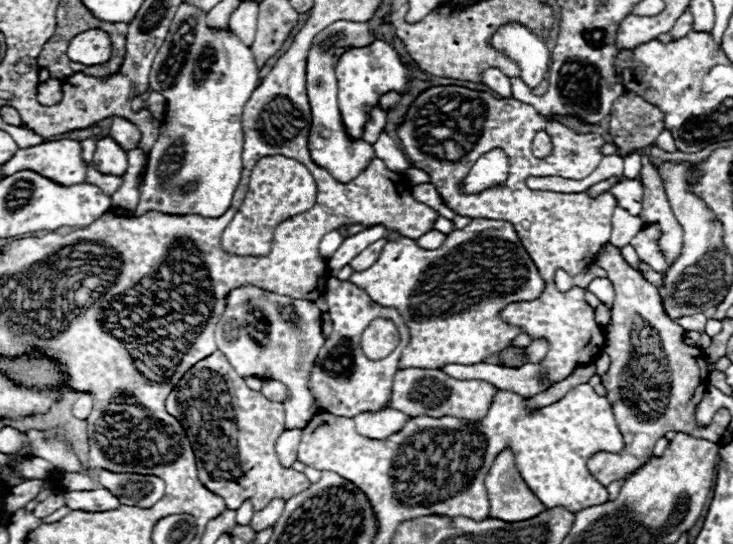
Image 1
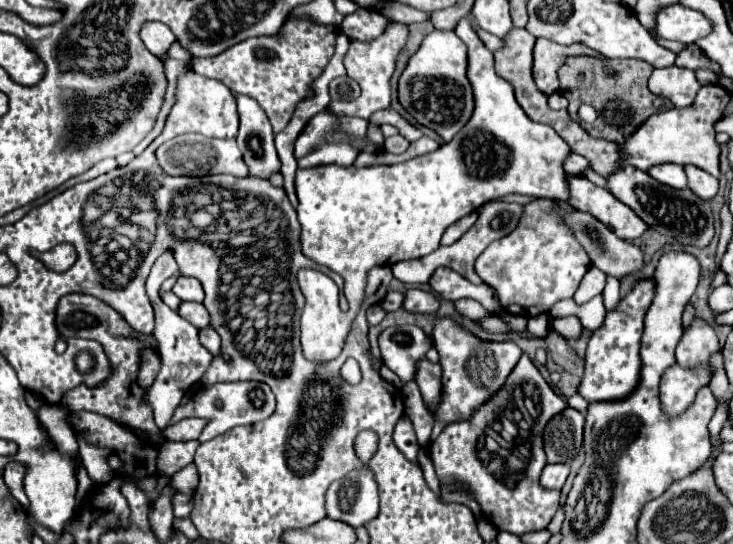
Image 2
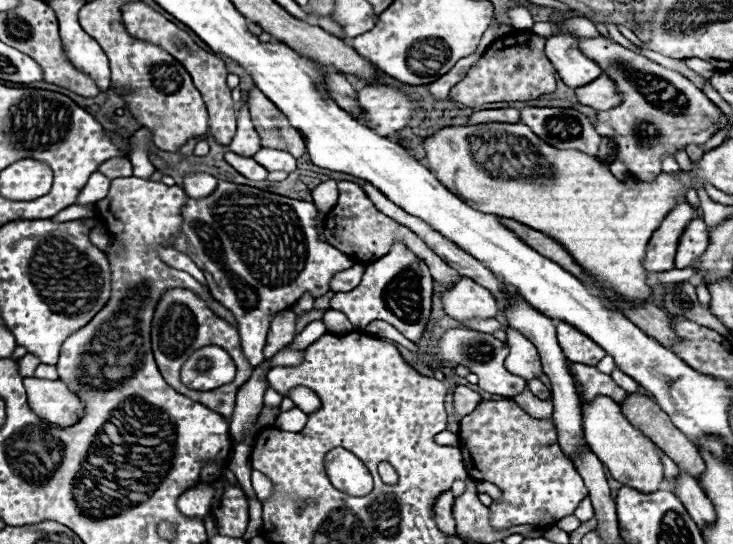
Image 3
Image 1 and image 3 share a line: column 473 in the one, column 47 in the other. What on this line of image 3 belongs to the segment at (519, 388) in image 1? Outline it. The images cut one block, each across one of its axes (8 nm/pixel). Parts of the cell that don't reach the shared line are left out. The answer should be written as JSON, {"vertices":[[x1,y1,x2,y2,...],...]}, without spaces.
{"vertices":[[40,364,34,372,35,378,57,380,58,372,55,365]]}

